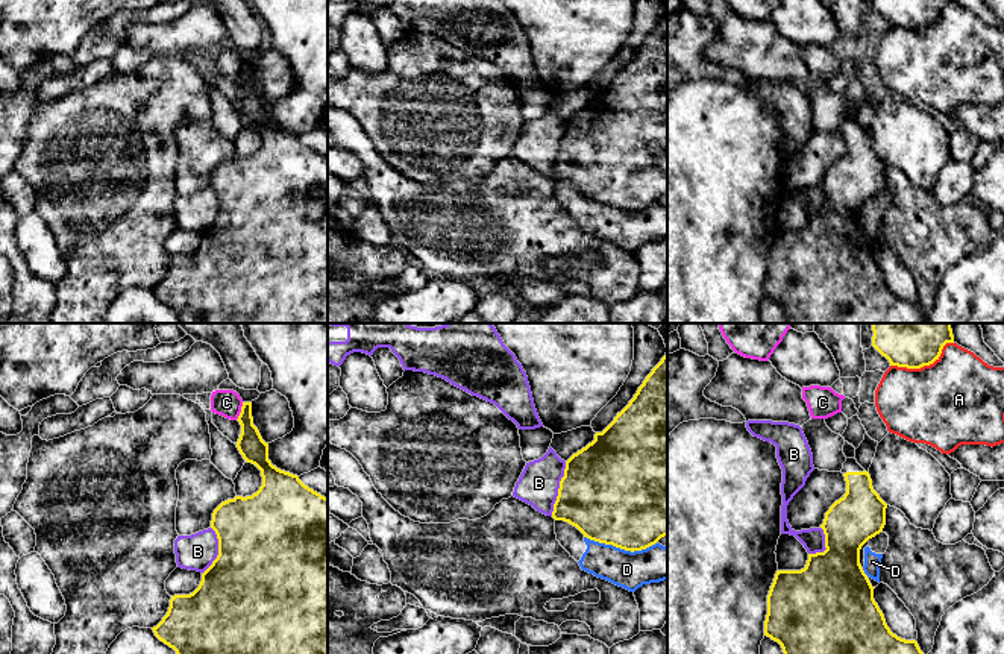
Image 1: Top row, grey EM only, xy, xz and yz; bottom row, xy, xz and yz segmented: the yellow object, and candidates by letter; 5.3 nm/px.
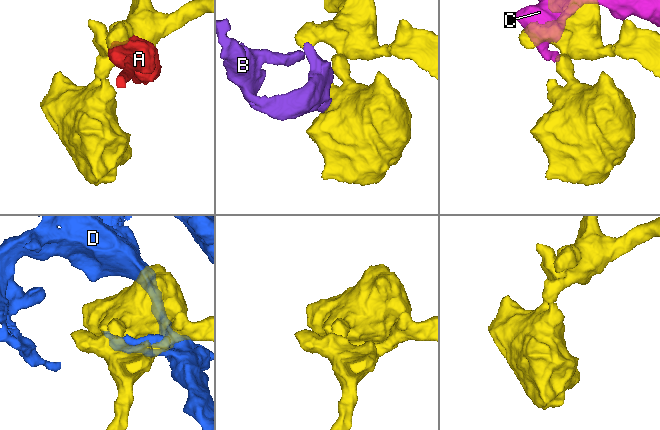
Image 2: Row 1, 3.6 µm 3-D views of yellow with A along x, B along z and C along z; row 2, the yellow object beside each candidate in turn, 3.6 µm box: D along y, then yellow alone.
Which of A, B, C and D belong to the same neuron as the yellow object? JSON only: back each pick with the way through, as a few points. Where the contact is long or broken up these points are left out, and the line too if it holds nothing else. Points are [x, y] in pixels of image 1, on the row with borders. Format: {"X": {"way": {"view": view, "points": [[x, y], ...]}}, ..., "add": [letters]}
{"add": []}

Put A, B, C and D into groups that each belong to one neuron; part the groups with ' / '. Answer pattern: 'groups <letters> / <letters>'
groups A / B / C / D

